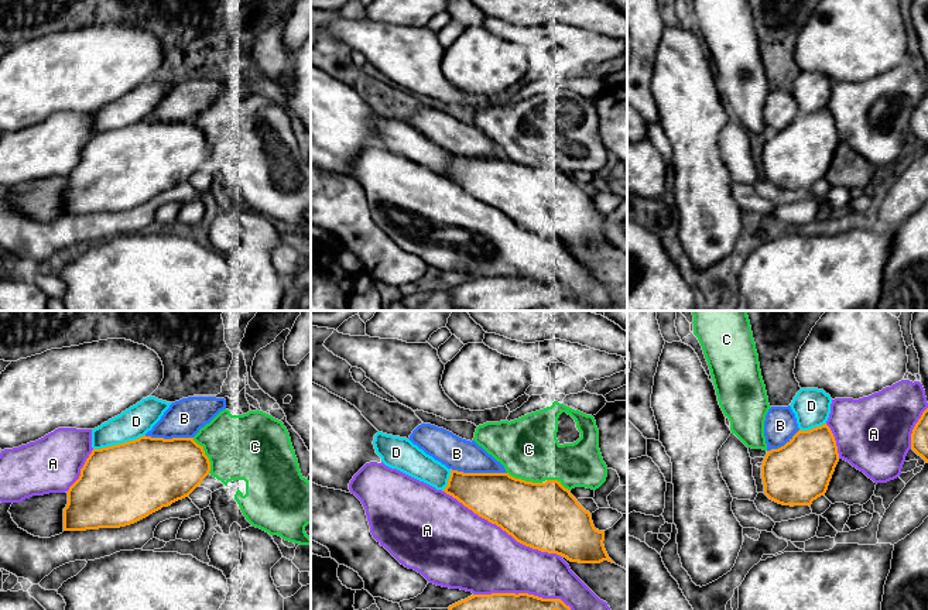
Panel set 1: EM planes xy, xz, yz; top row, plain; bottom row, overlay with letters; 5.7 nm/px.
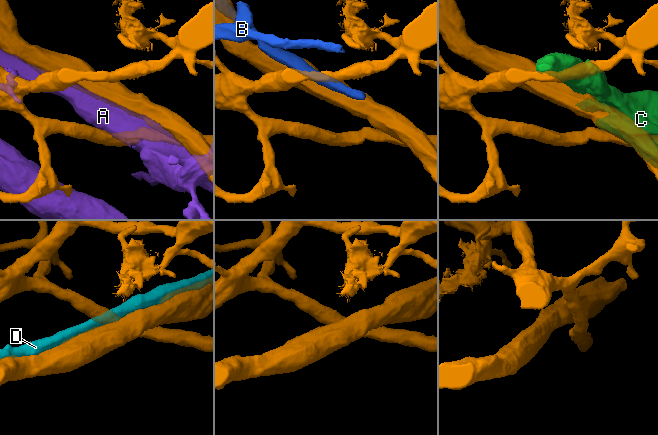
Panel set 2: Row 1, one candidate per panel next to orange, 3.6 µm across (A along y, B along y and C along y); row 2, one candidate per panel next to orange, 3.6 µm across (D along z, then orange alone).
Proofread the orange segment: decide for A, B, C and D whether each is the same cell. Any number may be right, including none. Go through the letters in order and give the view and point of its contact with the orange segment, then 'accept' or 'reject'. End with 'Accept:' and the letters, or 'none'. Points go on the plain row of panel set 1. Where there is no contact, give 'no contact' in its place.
A: contact xz (500, 211); reject
B: contact xz (479, 157); reject
C: contact xy (205, 139); reject
D: contact xy (119, 127); reject
Accept: none

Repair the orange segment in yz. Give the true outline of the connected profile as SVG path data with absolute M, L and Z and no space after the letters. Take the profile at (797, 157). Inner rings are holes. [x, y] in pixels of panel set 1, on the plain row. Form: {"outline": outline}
{"outline": "M826 107L799 113L784 130L767 136L761 148L764 178L783 189L811 189L825 179L838 145L836 124Z"}

